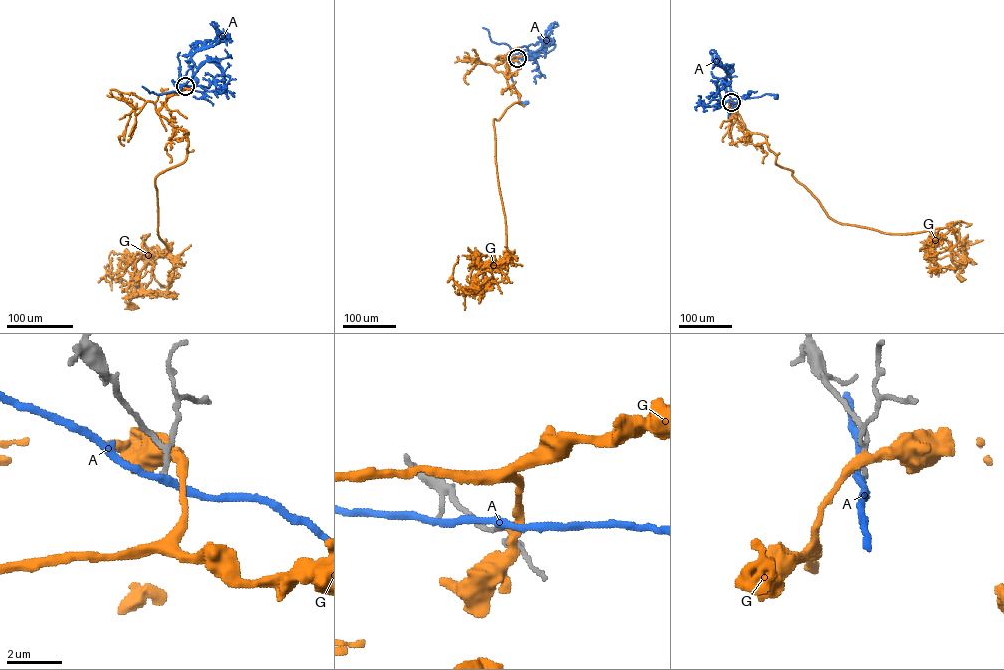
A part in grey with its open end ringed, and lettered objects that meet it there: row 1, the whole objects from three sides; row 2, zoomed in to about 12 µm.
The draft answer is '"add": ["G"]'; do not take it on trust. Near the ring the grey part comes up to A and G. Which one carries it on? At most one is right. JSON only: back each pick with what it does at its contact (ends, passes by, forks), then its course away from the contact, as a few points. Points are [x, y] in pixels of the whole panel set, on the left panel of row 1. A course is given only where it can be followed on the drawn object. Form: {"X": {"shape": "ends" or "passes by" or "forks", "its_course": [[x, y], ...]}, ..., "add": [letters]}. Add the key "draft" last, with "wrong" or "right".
{"add": [], "draft": "wrong"}

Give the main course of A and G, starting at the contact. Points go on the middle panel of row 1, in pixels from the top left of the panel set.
A: (518, 58), (508, 57), (507, 70), (519, 100), (526, 103)
G: (518, 58), (494, 68), (520, 95), (493, 120), (507, 272), (475, 289)

